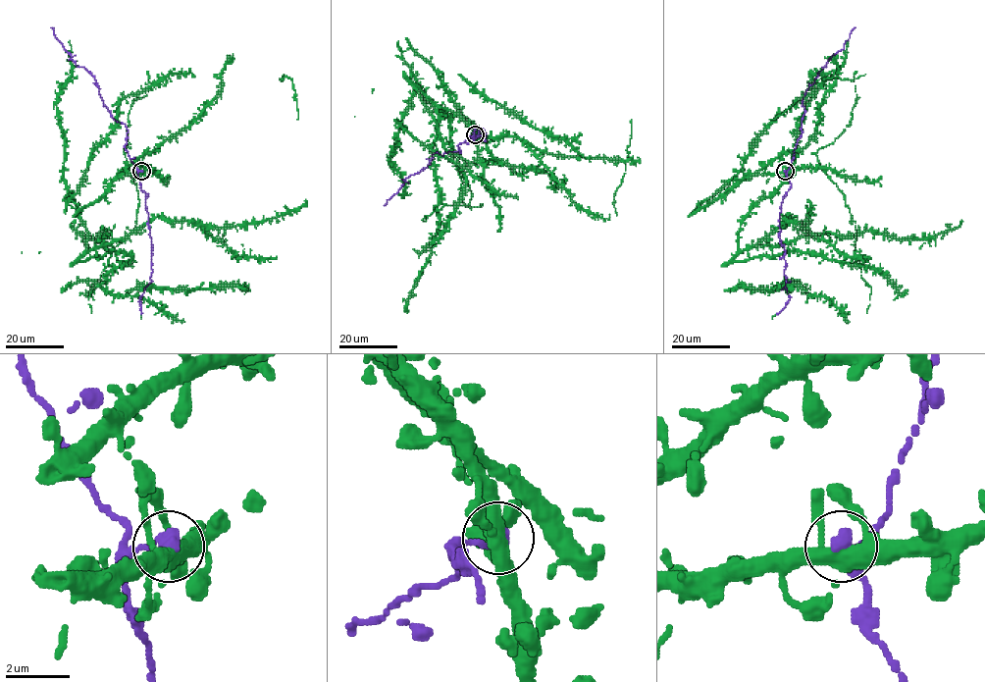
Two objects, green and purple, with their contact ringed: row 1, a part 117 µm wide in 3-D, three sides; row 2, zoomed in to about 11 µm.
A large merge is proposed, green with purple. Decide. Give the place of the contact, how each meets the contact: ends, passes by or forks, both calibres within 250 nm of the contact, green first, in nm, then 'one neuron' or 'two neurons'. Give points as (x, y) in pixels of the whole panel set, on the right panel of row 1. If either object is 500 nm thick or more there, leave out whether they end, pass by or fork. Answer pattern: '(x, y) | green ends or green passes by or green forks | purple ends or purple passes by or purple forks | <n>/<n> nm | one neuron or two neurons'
(785, 171) | green forks | purple ends | 380/440 nm | one neuron

